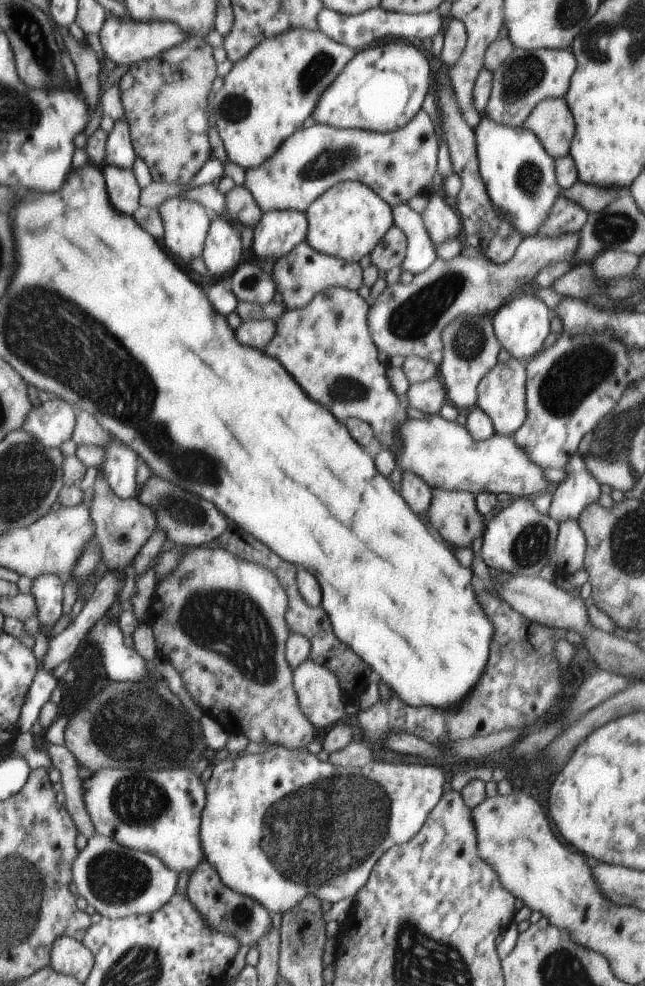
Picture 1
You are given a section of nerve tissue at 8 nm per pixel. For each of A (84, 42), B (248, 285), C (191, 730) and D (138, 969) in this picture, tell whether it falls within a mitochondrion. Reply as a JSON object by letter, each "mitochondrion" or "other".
{"A":"other","B":"mitochondrion","C":"other","D":"mitochondrion"}

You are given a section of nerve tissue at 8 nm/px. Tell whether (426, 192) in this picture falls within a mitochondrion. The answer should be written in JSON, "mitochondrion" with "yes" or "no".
{"mitochondrion":"no"}

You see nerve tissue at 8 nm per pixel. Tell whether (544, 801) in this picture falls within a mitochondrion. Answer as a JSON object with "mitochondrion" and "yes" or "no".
{"mitochondrion":"no"}

